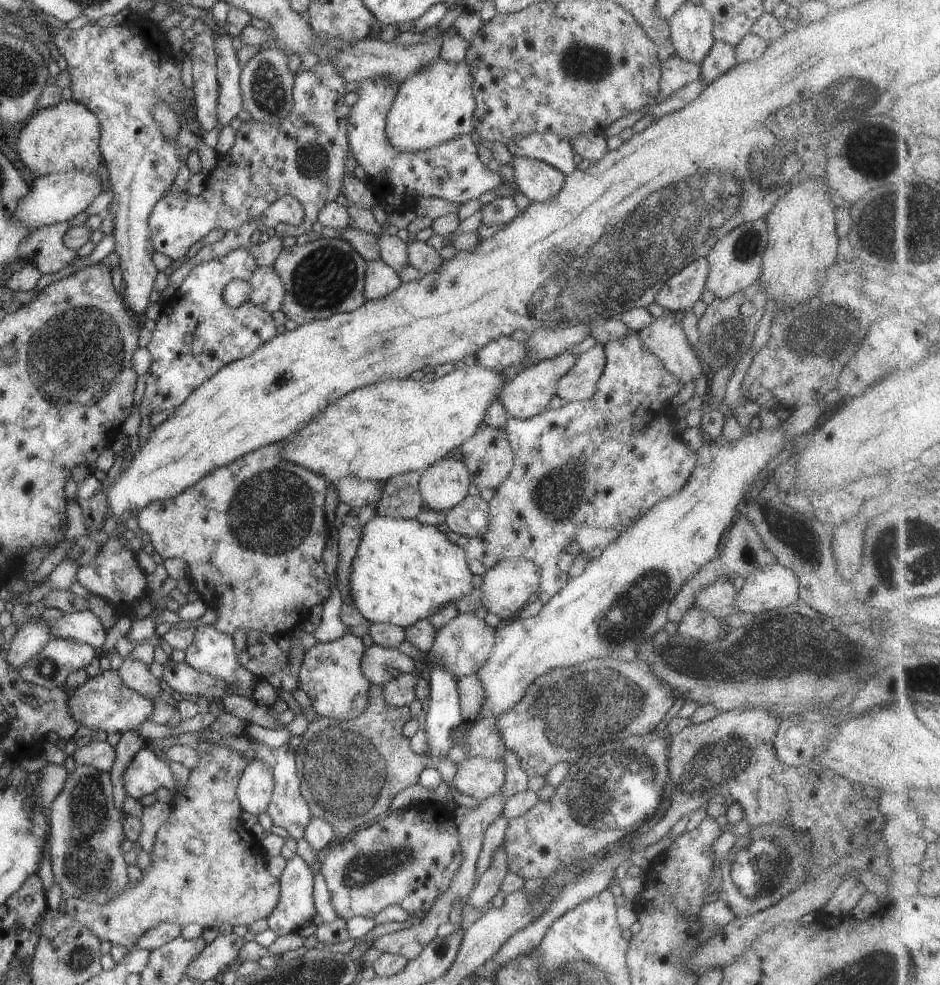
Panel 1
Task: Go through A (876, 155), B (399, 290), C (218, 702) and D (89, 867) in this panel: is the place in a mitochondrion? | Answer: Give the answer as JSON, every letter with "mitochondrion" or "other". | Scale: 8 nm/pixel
{"A":"mitochondrion","B":"other","C":"other","D":"mitochondrion"}

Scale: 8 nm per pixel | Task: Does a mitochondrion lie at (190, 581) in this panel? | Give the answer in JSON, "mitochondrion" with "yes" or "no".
{"mitochondrion":"no"}

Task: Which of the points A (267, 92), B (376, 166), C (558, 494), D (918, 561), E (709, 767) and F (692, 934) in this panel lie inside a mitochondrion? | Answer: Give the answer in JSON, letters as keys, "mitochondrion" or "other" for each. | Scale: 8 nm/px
{"A":"mitochondrion","B":"other","C":"mitochondrion","D":"mitochondrion","E":"mitochondrion","F":"other"}

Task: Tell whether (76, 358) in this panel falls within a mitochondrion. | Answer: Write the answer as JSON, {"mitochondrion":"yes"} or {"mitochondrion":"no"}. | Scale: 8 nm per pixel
{"mitochondrion":"yes"}

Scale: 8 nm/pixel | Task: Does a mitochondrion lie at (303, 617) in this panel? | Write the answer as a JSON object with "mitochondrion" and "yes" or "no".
{"mitochondrion":"no"}

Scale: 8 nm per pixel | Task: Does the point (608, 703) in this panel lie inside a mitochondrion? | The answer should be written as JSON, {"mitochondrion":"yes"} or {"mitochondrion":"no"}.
{"mitochondrion":"yes"}

